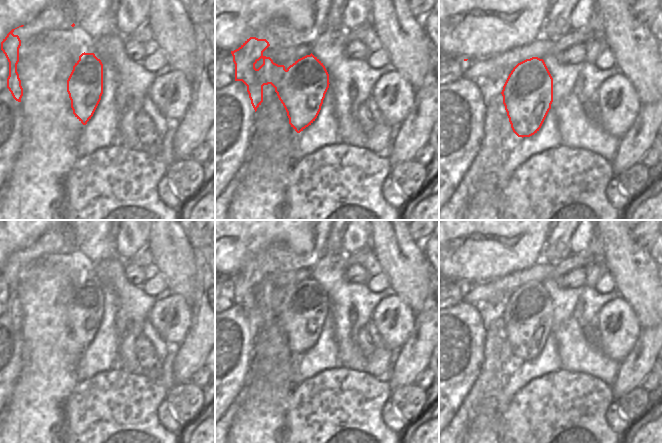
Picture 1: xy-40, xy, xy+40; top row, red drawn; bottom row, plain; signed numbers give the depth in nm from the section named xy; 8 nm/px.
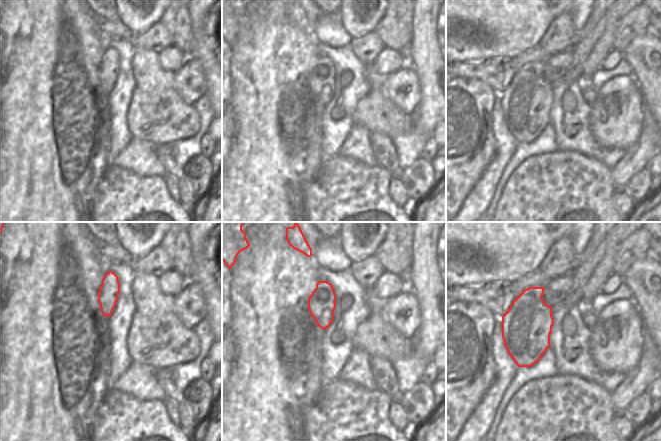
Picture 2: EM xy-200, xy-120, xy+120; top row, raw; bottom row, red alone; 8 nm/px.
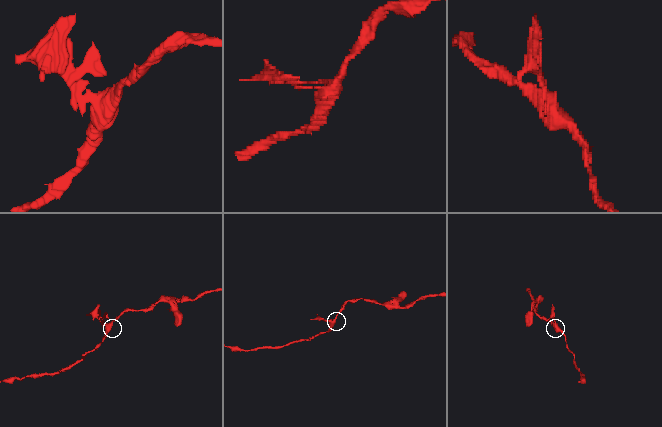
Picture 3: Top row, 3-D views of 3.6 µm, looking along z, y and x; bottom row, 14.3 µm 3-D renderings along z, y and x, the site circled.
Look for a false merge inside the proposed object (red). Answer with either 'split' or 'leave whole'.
split

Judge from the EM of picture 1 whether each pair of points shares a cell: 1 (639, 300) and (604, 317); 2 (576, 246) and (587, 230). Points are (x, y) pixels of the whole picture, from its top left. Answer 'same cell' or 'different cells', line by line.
1: different cells
2: same cell

